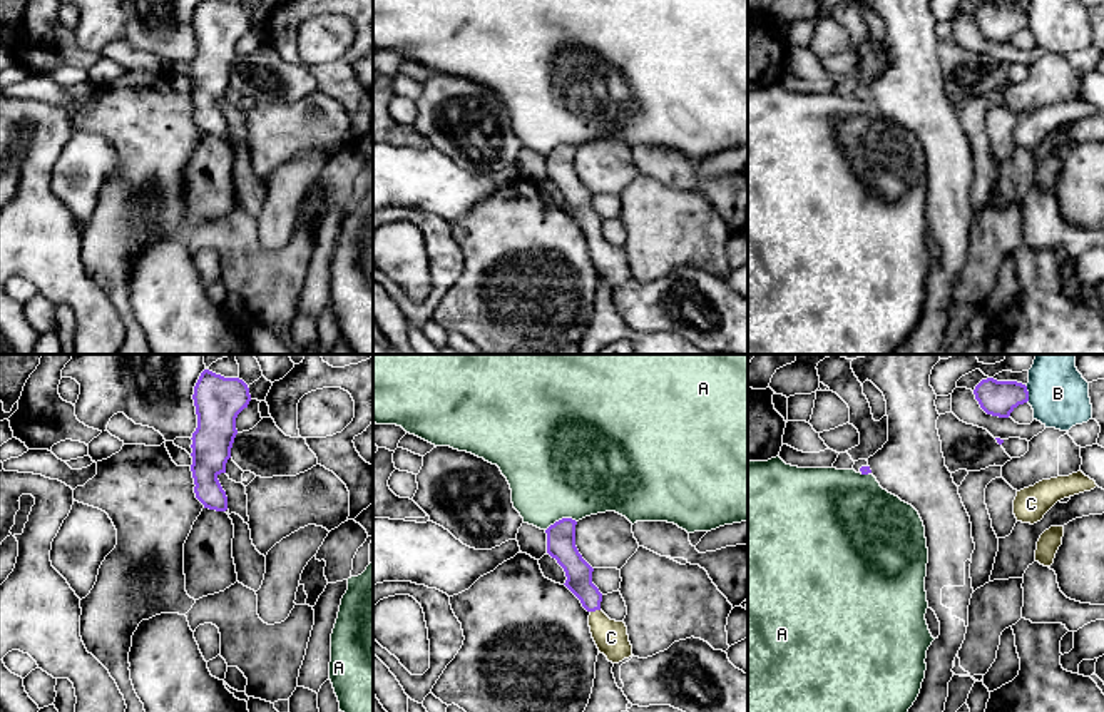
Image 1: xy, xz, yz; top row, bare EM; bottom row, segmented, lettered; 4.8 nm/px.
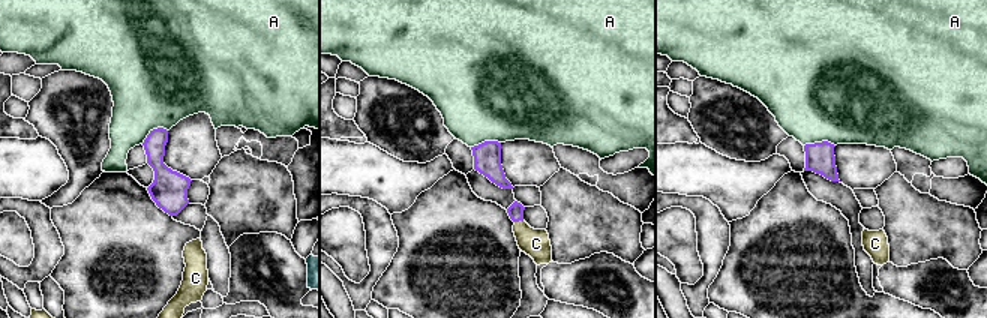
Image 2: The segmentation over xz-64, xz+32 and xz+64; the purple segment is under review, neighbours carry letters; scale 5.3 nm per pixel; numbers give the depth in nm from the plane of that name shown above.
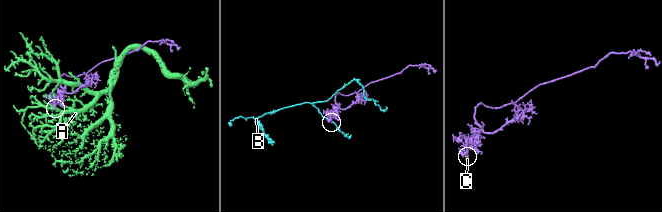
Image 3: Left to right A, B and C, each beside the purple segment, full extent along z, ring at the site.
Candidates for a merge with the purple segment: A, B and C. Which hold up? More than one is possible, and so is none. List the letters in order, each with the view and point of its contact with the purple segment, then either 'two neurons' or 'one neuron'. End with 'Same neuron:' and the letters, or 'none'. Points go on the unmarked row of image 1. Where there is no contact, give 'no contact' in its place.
A: xz (562, 144) | two neurons
B: yz (1027, 20) | two neurons
C: xz (594, 236) | one neuron
Same neuron: C

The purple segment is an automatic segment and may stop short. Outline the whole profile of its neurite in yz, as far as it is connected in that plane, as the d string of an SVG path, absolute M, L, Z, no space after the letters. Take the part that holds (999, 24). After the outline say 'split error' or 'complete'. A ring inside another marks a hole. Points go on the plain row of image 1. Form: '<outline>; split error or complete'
M982 5L974 15L980 33L992 42L1009 43L1010 38L1029 27L1027 12L1017 7Z; complete

